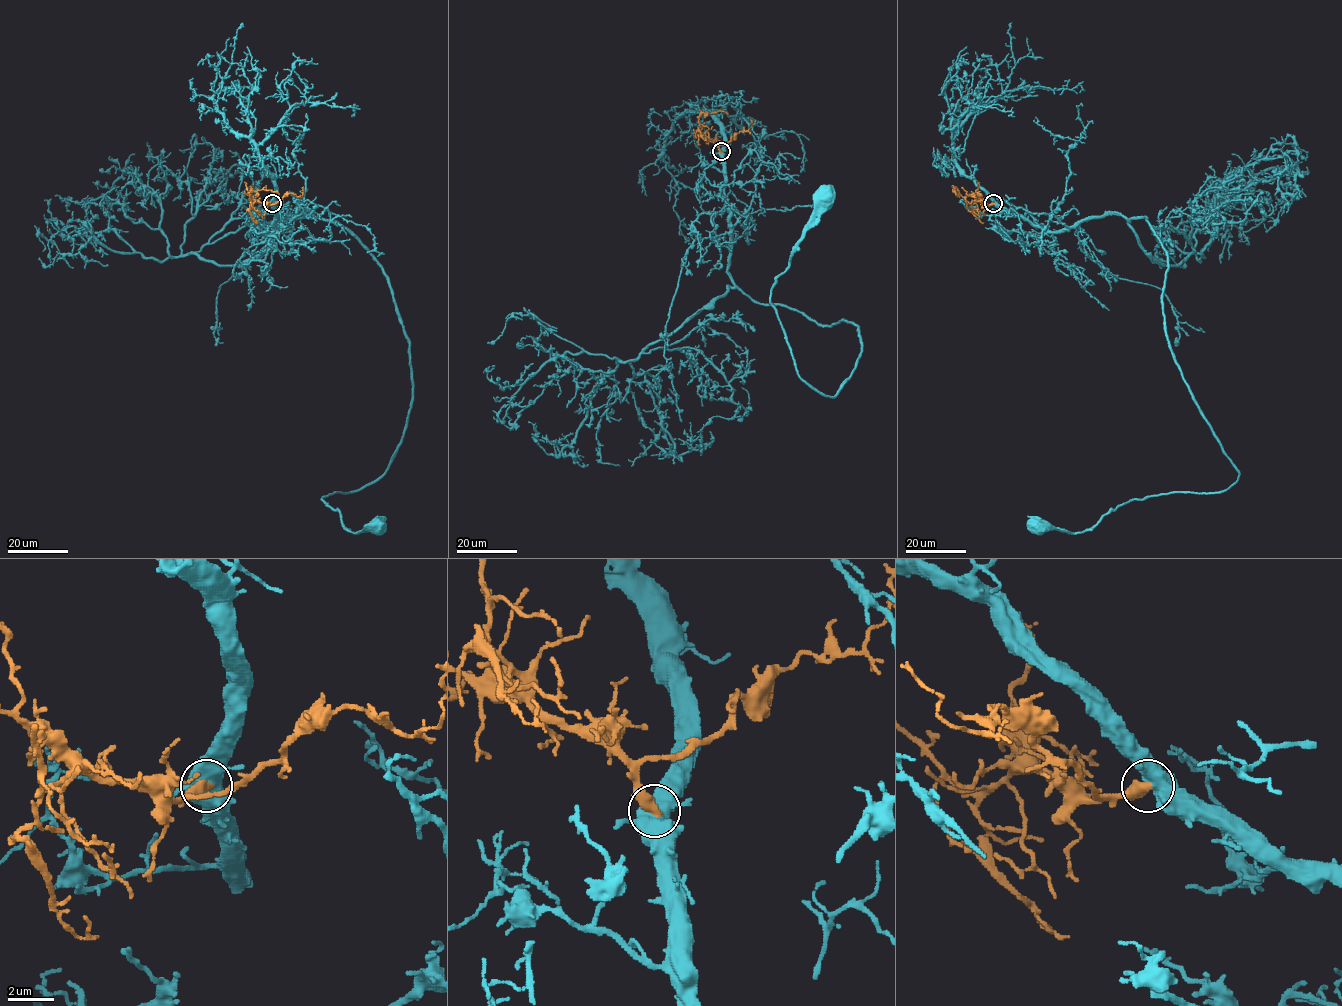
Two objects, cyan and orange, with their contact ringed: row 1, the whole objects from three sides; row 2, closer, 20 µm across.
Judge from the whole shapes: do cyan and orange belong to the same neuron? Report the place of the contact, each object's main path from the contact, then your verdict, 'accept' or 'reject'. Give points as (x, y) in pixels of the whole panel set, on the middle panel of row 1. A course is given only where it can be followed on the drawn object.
(721, 151) | cyan via (721, 152), (727, 274), (757, 302), (858, 327), (861, 354), (833, 397), (798, 374), (770, 301), (825, 194) | orange via (721, 152), (699, 130), (699, 116), (702, 112), (720, 111), (727, 114) | accept

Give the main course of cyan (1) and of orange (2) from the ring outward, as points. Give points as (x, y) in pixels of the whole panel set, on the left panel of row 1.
1: (272, 203), (281, 232), (278, 214), (346, 229), (409, 344), (389, 466), (321, 499), (349, 531), (376, 526)
2: (272, 203), (254, 201), (250, 204), (250, 192), (271, 190), (278, 195)

